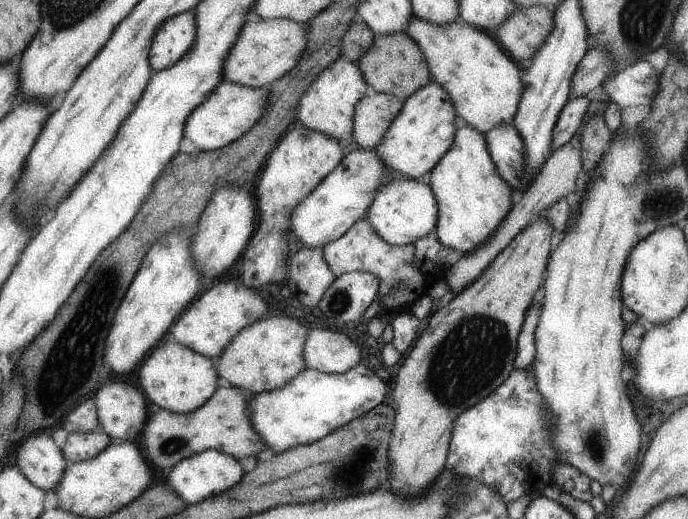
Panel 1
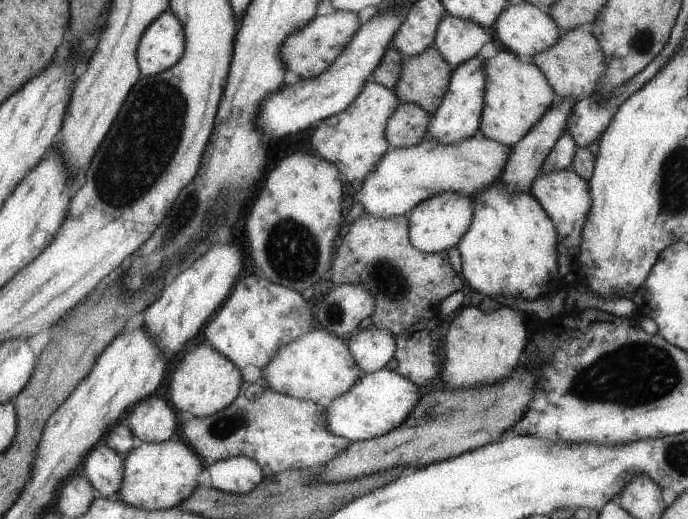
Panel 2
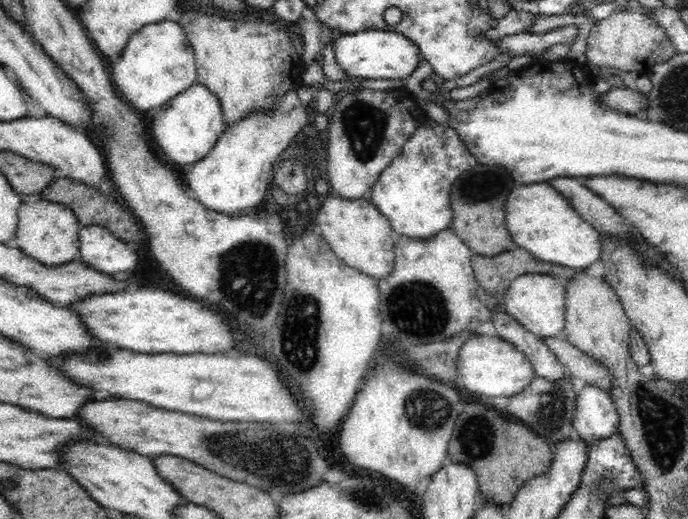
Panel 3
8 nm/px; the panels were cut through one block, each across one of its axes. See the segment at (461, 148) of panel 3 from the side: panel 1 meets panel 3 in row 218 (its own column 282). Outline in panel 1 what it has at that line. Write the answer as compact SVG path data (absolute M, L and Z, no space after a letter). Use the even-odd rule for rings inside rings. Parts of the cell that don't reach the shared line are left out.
M357 364L342 374L306 368L281 389L250 394L253 427L267 444L267 453L261 458L284 453L286 449L300 445L309 445L328 436L350 421L372 412L372 408L376 409L378 404L384 403L386 394L388 384L382 377L378 380L375 367L366 364Z

